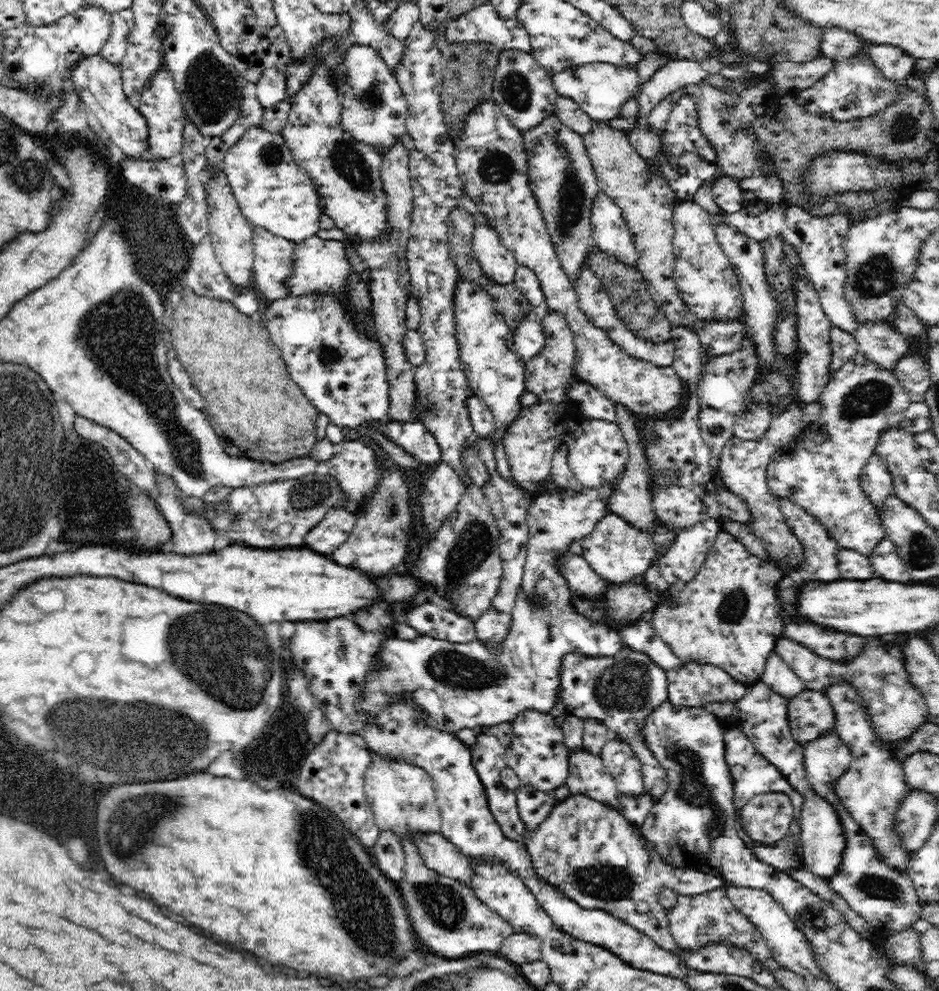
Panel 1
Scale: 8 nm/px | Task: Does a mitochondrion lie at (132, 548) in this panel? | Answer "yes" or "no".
no

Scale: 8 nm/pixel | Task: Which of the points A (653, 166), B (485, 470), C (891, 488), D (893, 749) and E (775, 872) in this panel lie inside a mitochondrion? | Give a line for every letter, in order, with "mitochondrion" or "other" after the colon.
A: other
B: other
C: other
D: other
E: other

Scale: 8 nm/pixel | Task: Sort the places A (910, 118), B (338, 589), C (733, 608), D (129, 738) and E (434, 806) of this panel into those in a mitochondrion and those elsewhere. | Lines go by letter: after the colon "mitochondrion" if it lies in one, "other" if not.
A: mitochondrion
B: other
C: mitochondrion
D: mitochondrion
E: other

